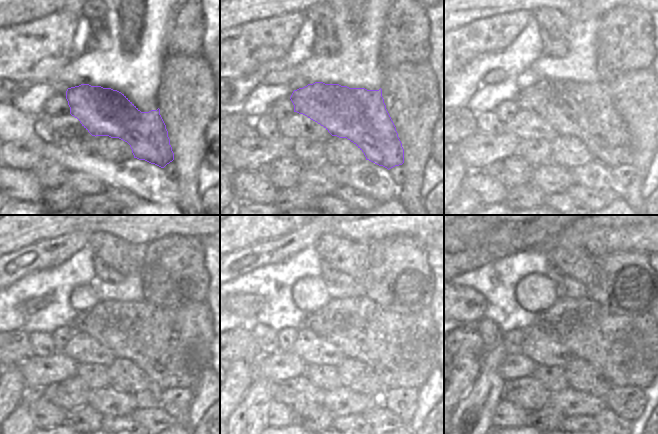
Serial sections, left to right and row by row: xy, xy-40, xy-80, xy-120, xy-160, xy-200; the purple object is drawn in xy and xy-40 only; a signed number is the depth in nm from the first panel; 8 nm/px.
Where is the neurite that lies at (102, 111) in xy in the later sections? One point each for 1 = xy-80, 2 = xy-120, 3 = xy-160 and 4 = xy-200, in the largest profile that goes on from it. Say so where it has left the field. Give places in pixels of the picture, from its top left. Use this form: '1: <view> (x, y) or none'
1: xy-80 (587, 111)
2: xy-120 (142, 332)
3: xy-160 (401, 350)
4: xy-200 (627, 350)

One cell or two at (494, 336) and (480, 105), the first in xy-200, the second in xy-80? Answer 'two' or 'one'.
two

